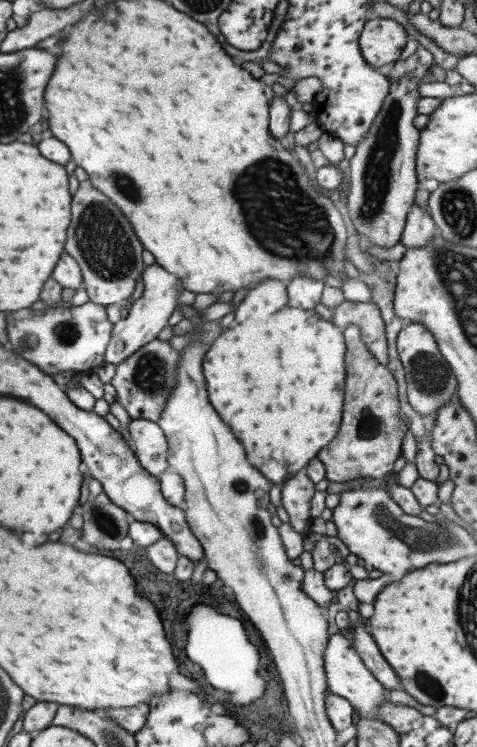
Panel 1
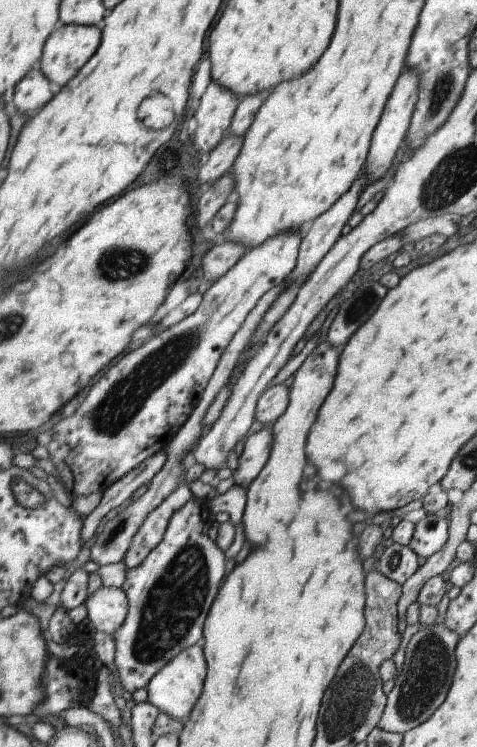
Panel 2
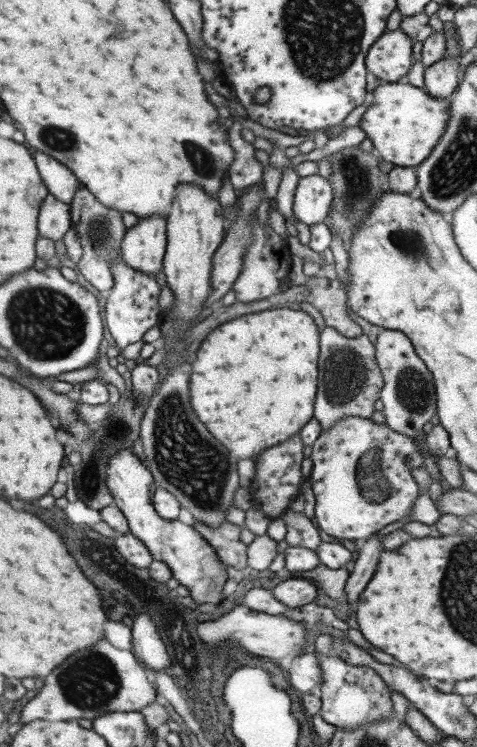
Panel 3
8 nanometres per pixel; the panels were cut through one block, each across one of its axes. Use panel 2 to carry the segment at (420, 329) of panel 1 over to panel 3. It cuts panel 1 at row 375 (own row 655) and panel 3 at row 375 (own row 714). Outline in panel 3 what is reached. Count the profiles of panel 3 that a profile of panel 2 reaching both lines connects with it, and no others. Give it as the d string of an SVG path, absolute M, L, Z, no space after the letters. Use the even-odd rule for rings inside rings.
M383 329L376 336L374 342L374 357L382 376L382 388L379 392L384 424L395 432L405 434L418 448L423 458L423 467L427 470L429 478L439 481L443 492L451 487L438 470L434 458L422 449L422 444L415 441L416 436L422 432L423 424L429 422L436 414L435 387L433 386L432 374L427 370L423 361L415 354L413 345L409 339L398 330Z

